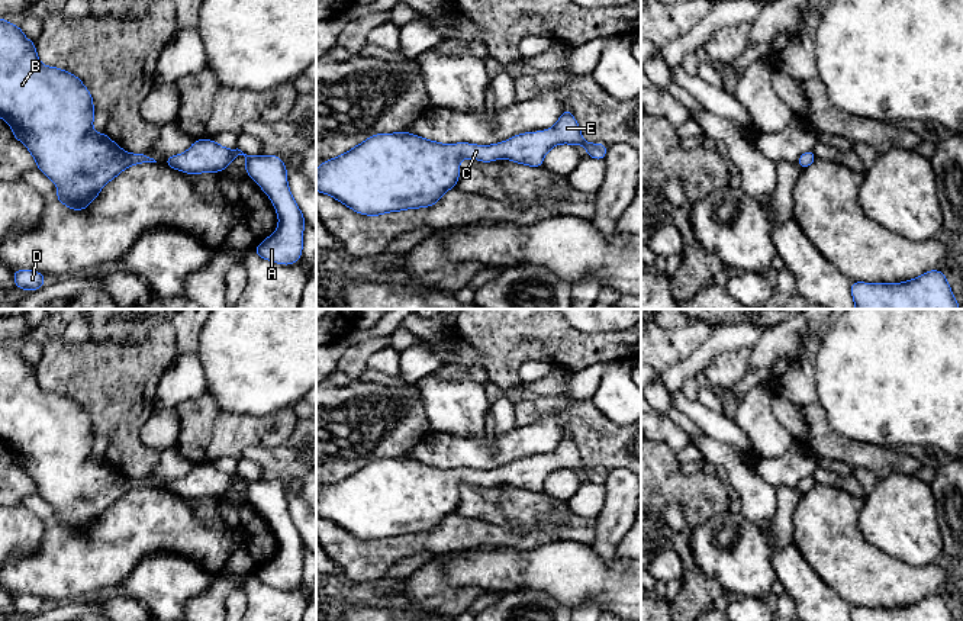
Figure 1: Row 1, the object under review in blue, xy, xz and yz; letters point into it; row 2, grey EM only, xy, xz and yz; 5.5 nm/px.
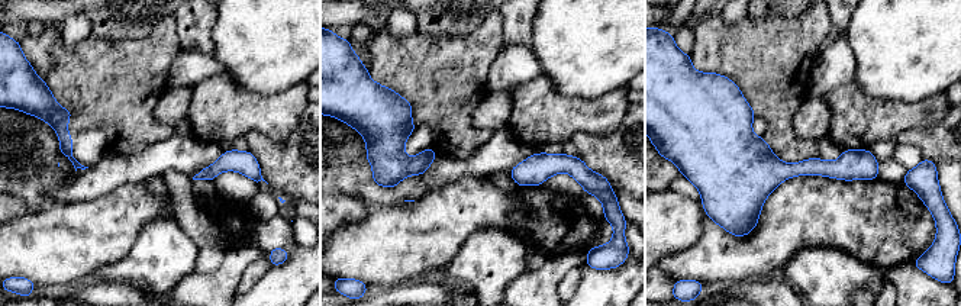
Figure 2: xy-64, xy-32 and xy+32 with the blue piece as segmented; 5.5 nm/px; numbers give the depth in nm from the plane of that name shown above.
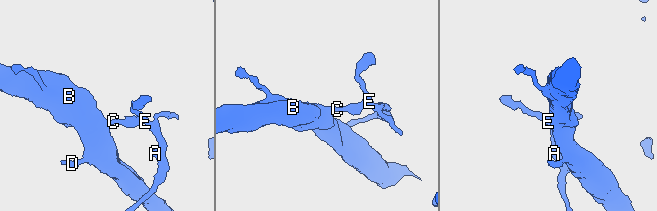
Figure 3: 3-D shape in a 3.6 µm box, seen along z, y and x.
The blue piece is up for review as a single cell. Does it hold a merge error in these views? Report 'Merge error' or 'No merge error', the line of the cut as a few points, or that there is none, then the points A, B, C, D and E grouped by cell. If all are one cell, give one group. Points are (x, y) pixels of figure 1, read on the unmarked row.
No merge error. No split. Groups: A B C D E

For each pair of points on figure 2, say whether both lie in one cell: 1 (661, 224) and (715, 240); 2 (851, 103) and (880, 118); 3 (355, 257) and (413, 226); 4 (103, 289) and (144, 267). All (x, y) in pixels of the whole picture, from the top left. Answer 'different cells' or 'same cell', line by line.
1: different cells
2: same cell
3: same cell
4: different cells

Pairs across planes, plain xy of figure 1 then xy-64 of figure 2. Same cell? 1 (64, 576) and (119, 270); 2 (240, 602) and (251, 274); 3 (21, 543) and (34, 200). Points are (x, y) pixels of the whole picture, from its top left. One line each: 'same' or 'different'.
1: different
2: same
3: different

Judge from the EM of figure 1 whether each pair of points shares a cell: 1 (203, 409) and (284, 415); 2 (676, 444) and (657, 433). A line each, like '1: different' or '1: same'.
1: same
2: same

